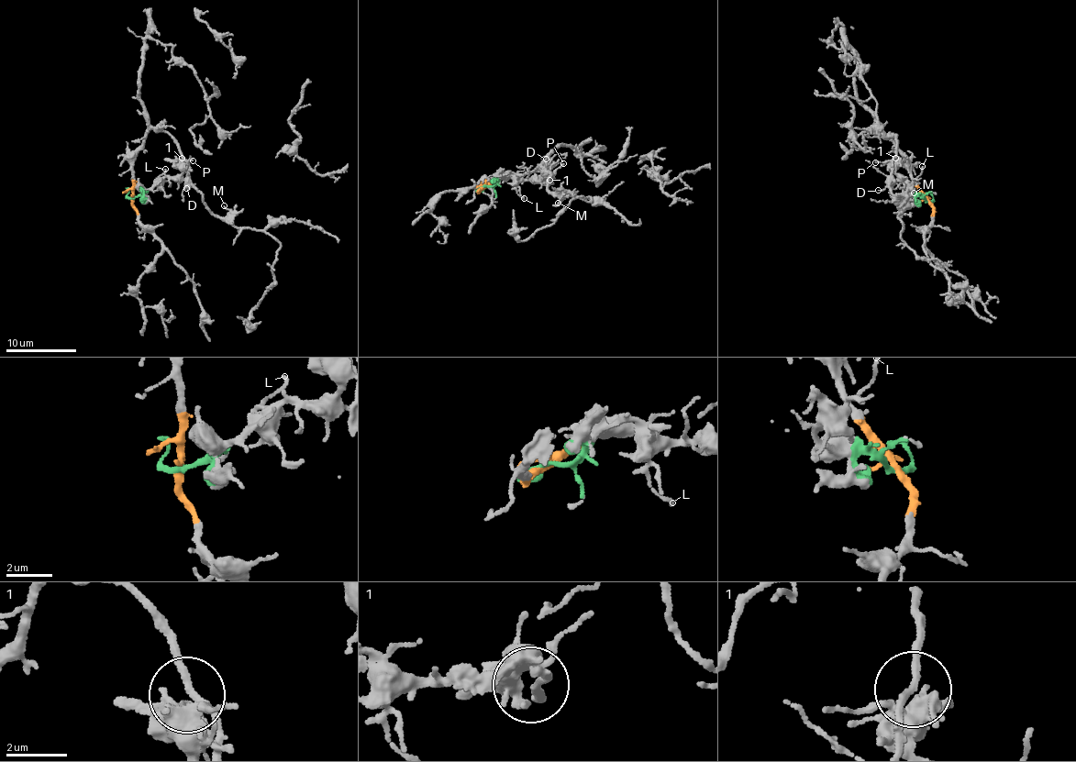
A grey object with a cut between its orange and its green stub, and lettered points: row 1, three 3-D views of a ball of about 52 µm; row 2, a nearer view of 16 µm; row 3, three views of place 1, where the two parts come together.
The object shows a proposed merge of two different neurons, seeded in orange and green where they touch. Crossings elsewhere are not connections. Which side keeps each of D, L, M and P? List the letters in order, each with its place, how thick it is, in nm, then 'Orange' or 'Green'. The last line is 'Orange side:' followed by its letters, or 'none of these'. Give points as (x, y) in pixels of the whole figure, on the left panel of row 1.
D: Place: (186, 188). Thickness 120 nm. Orange
L: Place: (165, 169). Thickness 140 nm. Green
M: Place: (224, 205). Thickness 120 nm. Orange
P: Place: (193, 160). Thickness 140 nm. Green
Orange side: D, M

